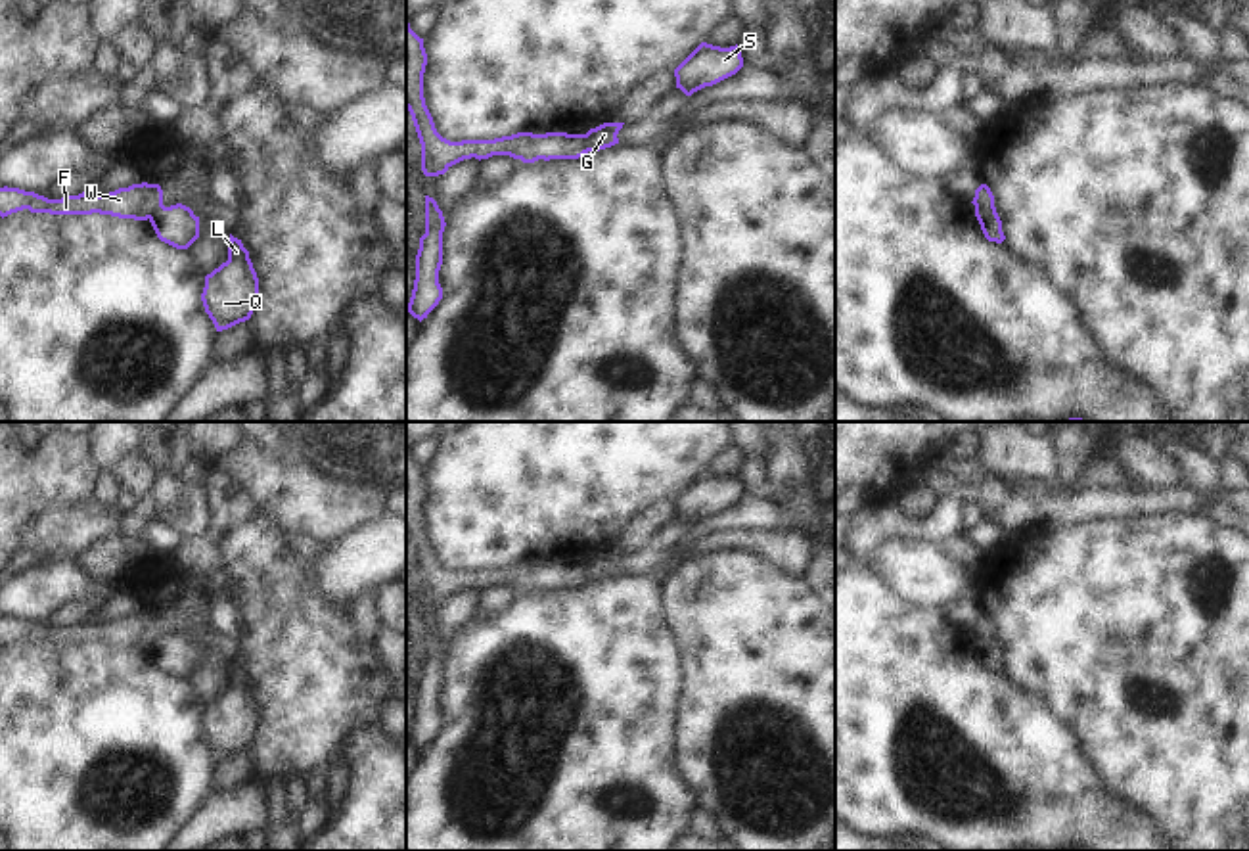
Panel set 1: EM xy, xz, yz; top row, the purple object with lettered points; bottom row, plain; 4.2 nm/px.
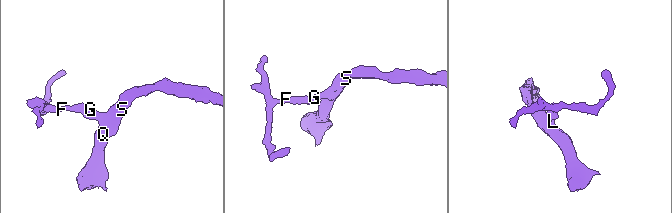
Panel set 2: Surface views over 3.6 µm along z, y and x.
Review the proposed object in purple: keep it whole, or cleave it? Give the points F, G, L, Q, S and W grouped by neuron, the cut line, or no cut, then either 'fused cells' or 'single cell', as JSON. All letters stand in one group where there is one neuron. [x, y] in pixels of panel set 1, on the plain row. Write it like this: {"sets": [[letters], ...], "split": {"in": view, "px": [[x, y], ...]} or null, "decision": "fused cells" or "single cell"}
{"sets": [["F", "W"], ["G", "L", "Q", "S"]], "split": {"in": "yz", "px": [[976, 633], [995, 641]]}, "decision": "fused cells"}

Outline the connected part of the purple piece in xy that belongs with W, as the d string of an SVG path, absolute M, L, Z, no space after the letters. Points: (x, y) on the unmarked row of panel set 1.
M132 613L119 617L105 625L65 625L61 629L48 629L34 621L19 617L0 617L0 646L29 638L31 642L50 644L111 644L119 648L148 650L151 642L163 636L163 619L159 613Z

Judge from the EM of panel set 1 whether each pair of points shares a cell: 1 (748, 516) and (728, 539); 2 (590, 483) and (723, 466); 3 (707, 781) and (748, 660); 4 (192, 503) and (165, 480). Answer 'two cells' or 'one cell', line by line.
1: two cells
2: two cells
3: one cell
4: one cell

